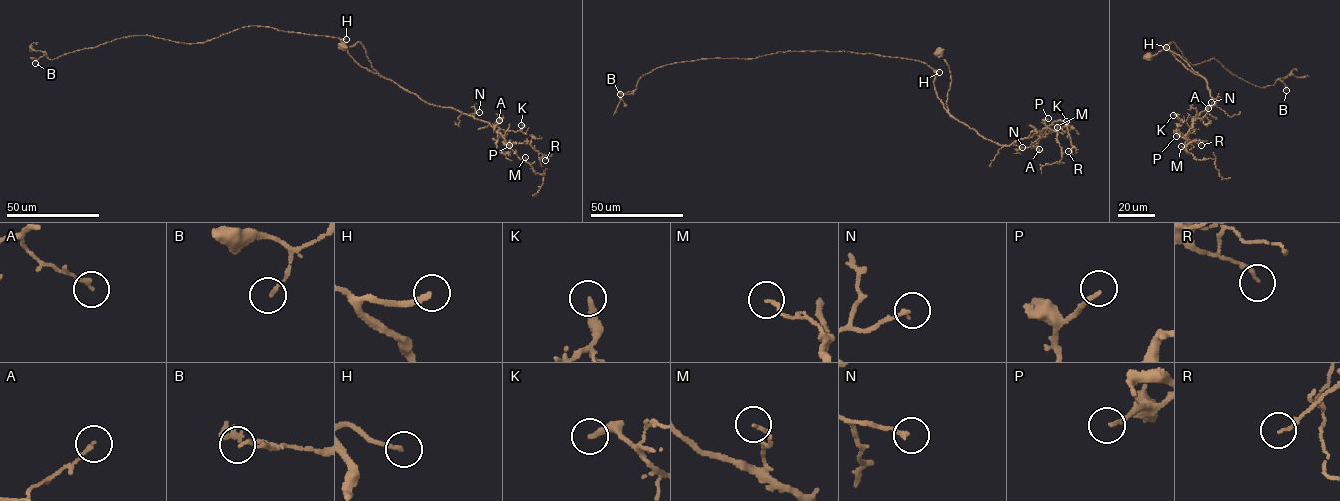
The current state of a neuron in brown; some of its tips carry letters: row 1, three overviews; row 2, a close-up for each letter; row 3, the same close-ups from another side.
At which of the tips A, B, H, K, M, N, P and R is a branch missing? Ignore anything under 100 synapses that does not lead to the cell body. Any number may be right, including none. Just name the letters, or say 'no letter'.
H

